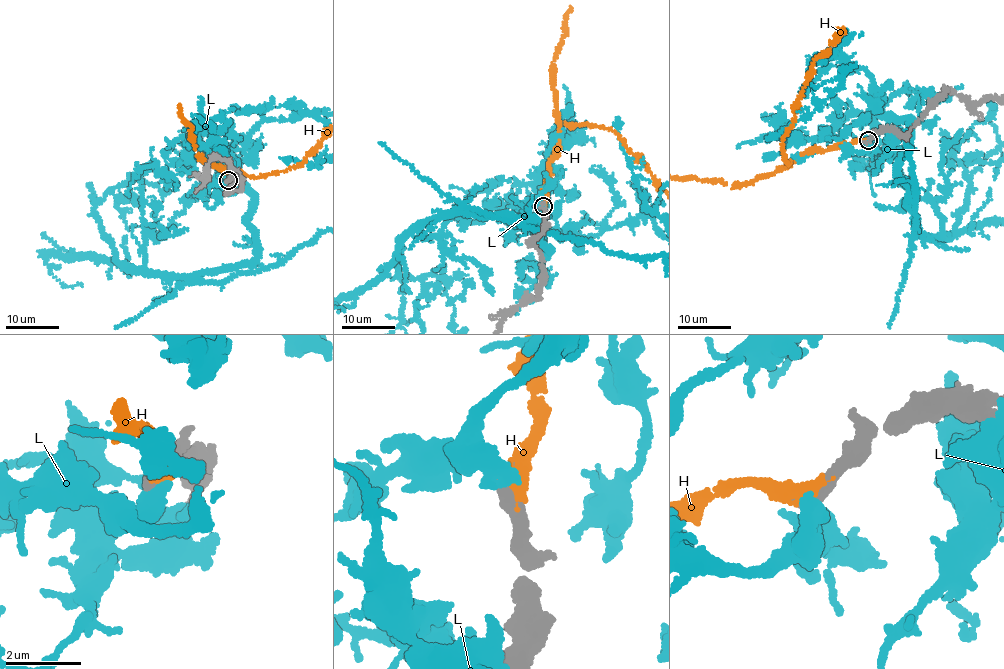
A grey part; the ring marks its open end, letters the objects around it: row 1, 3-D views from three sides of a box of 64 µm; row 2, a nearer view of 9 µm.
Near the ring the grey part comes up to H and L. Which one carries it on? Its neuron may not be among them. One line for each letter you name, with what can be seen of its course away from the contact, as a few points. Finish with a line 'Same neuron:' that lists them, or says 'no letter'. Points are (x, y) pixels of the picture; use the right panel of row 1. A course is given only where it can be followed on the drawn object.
H: Its course: (868, 141), (823, 150), (810, 149), (788, 165), (732, 188), (718, 180), (675, 178)
Same neuron: H

